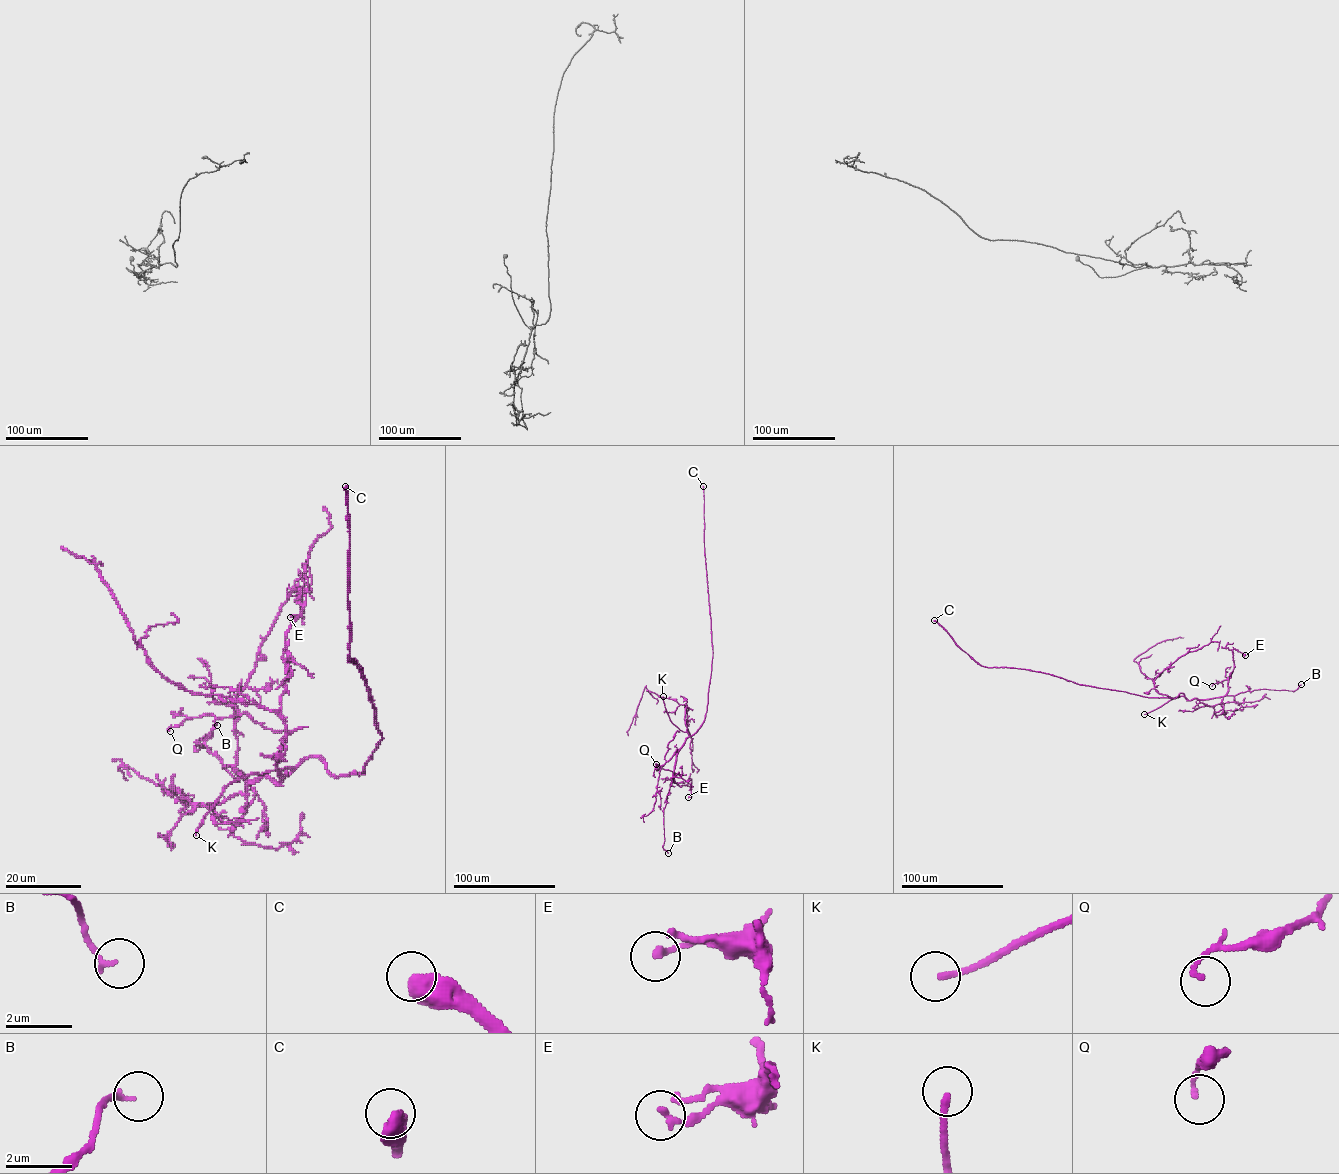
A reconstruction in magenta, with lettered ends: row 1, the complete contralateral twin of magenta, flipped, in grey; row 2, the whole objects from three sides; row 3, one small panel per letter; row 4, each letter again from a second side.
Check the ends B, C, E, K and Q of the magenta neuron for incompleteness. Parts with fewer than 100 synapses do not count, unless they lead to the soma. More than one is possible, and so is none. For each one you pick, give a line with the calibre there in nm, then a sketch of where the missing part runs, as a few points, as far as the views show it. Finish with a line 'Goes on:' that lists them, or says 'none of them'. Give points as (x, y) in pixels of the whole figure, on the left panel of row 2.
C: calibre 550 nm
K: calibre 180 nm; course (196, 835), (199, 844), (218, 852), (320, 881), (347, 878), (379, 853), (384, 854), (381, 852)
Goes on: C, K

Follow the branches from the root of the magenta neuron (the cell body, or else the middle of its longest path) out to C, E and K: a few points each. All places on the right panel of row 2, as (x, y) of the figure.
C: (1131, 694), (1080, 685), (1027, 669), (982, 666), (934, 620)
E: (1131, 694), (1175, 698), (1182, 693), (1188, 700), (1223, 697), (1233, 668), (1232, 650), (1245, 655)
K: (1131, 694), (1174, 698), (1183, 694), (1144, 714)

